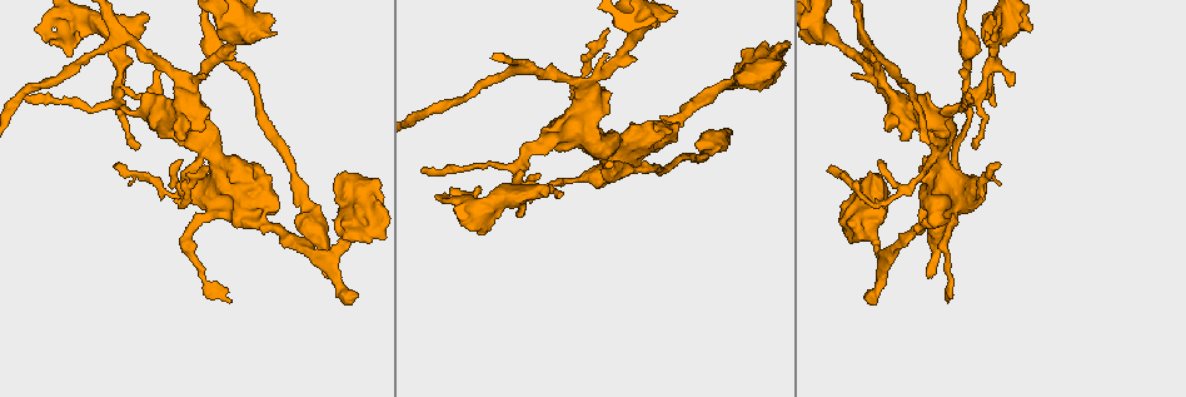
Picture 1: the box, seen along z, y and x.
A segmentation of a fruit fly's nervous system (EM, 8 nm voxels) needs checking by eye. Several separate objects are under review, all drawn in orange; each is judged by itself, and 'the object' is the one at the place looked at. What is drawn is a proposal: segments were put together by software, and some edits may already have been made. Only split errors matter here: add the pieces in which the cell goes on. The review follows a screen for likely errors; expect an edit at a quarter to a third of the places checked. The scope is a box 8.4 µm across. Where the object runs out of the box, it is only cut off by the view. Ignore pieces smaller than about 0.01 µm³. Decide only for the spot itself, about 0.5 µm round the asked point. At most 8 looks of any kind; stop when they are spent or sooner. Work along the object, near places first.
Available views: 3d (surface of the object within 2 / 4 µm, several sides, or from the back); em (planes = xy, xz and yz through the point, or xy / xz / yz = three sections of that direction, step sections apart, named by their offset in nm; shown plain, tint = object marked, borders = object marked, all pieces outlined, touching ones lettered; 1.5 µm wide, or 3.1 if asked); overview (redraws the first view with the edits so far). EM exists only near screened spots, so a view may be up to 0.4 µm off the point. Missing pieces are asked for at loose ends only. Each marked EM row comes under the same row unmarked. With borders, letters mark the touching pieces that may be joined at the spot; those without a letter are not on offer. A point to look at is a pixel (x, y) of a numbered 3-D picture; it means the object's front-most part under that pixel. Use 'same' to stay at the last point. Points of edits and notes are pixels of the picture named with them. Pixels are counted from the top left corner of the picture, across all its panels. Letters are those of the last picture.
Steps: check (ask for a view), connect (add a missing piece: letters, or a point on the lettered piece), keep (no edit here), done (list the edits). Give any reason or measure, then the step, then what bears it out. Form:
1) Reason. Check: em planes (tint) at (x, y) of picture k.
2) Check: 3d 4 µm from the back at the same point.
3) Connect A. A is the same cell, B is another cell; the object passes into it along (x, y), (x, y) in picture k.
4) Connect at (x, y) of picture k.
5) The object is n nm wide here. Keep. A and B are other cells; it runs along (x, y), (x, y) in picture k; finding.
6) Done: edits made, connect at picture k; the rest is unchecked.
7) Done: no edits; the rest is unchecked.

Thick end. Check: 3d 2 µm at (993, 32) of picture 1.

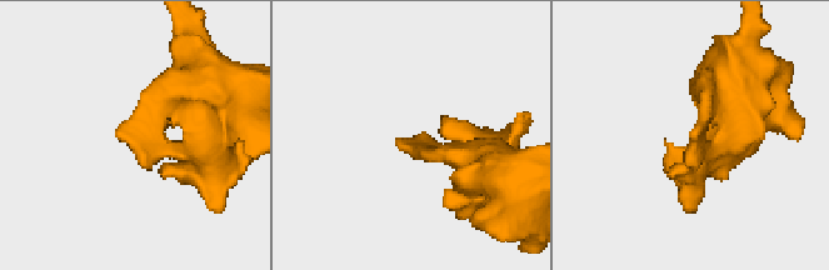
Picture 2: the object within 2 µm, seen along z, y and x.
Check: em planes (borders) at (692, 138) of picture 2.

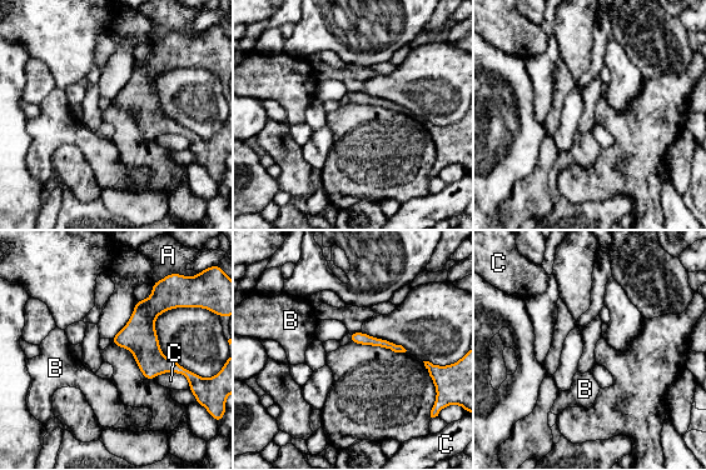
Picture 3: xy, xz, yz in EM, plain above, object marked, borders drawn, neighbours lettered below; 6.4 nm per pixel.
Keep. A, B and C are other cells; it runs along (155, 285), (147, 346), (189, 375) in picture 3; no lettered piece goes on from it.

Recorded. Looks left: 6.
Stops while still wide. Check: 3d 4 µm at (922, 211) of picture 1.

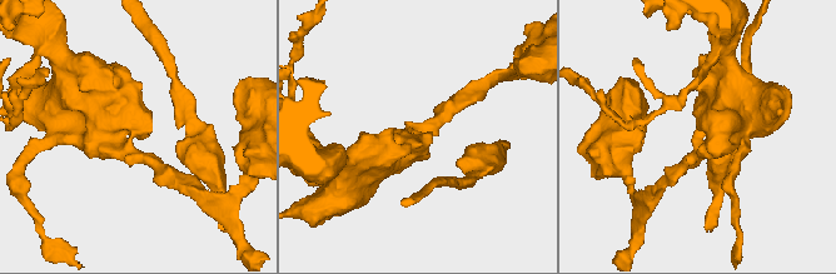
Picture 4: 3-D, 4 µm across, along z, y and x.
Need the tissue. Check: em planes (borders) at (693, 132) of picture 4.

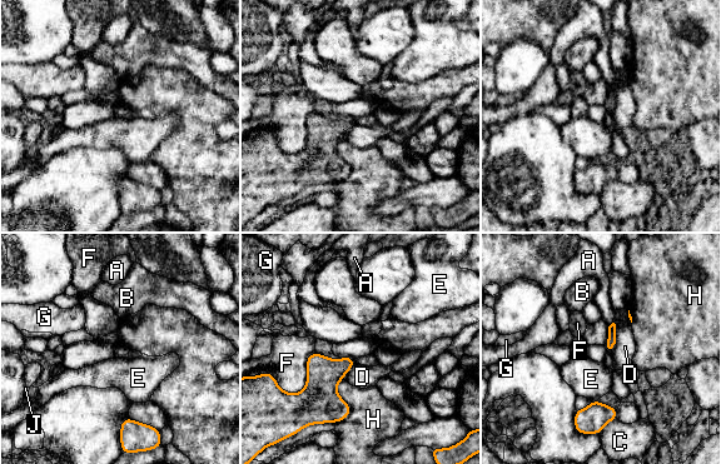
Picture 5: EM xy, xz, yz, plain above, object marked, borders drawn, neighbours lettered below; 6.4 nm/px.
Keep. A, B, C, D, E, F, G, H and J are other cells; a border runs along (314, 352), (296, 393), (240, 378) in picture 5; no lettered piece goes on from it.

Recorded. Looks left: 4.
Thin end. Check: 3d 4 µm at (729, 129) of picture 1.

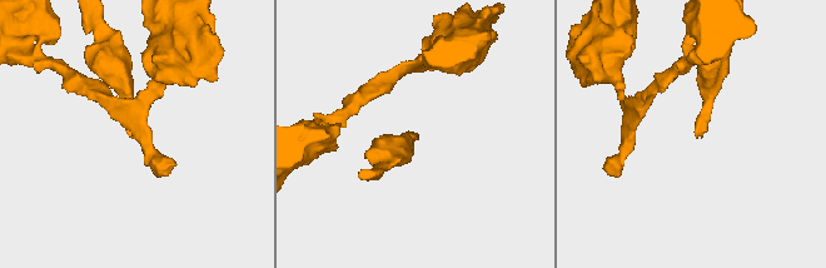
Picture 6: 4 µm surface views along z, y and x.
Check: em planes (borders) at (410, 134) of picture 6.

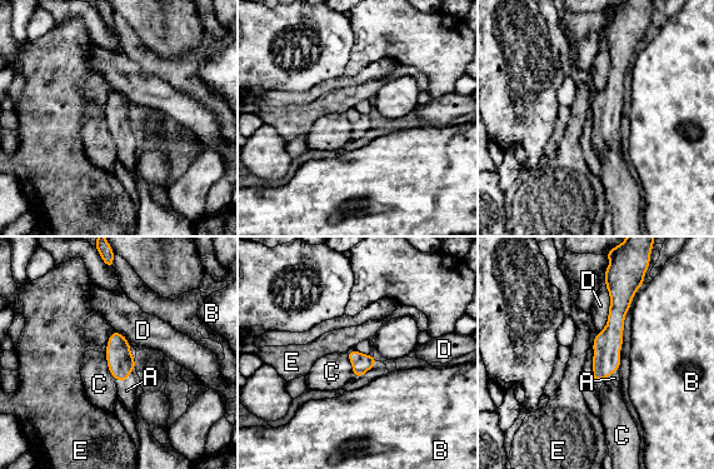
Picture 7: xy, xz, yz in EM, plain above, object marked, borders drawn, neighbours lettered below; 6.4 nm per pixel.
Connect A. A is the same cell, B, C, D and E are other cells; the object passes into it along (607, 344), (605, 378), (614, 378) in picture 7; it goes on there.

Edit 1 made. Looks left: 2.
Done: edits made, connect at picture 7; the rest is unchecked.

